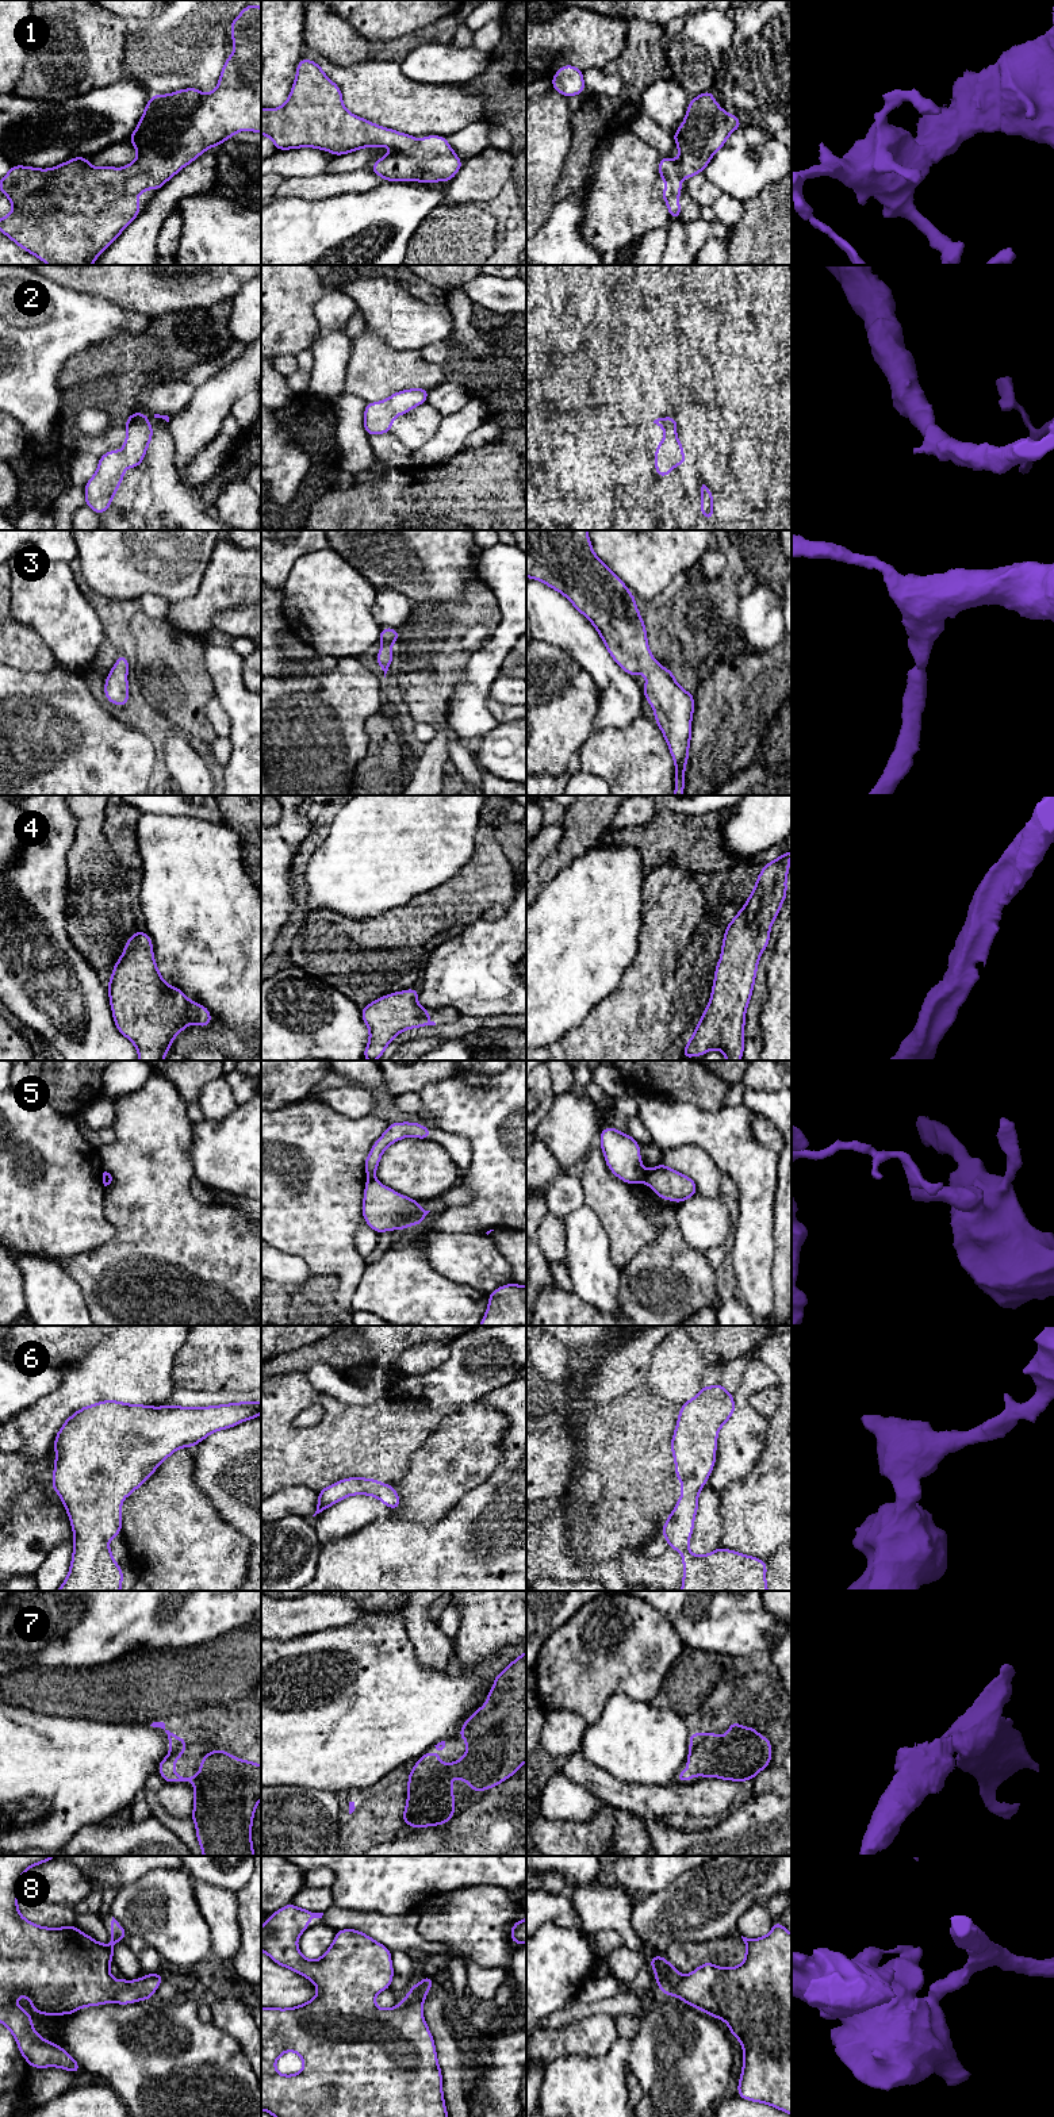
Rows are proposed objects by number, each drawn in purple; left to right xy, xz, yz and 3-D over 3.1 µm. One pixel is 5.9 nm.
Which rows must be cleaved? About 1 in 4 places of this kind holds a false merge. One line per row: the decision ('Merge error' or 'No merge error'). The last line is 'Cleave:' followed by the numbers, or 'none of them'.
1: No merge error
2: No merge error
3: No merge error
4: No merge error
5: Merge error
6: No merge error
7: No merge error
8: No merge error
Cleave: 5

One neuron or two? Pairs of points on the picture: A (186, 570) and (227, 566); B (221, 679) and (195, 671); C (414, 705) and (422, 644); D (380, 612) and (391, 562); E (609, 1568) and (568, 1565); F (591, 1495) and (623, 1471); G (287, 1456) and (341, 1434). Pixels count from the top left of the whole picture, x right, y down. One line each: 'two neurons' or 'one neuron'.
A: two neurons
B: two neurons
C: one neuron
D: two neurons
E: one neuron
F: two neurons
G: one neuron

